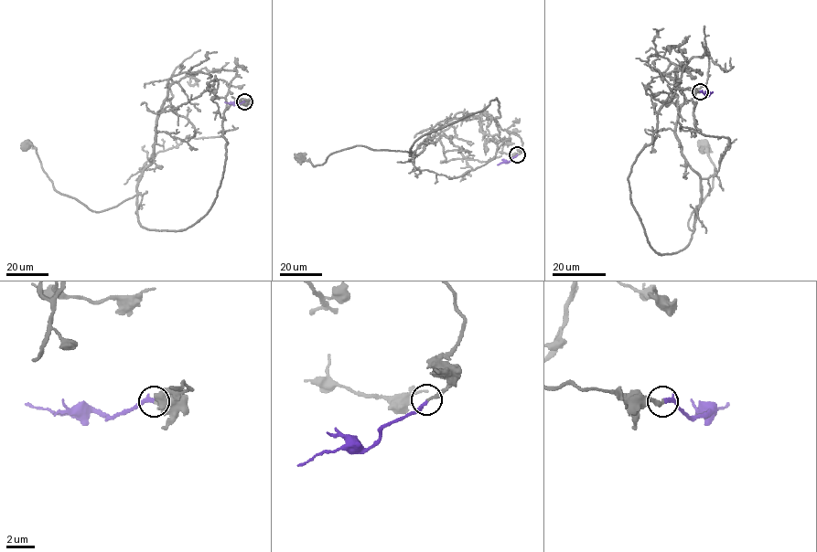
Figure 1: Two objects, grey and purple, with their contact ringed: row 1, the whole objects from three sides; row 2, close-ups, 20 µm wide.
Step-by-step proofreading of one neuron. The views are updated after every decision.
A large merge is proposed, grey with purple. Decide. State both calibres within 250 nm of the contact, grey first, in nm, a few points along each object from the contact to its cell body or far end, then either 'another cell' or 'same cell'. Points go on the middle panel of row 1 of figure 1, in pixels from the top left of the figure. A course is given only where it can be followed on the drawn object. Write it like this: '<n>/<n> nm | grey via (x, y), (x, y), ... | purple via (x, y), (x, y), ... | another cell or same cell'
240/280 nm | grey via (517, 154), (519, 136), (499, 125), (489, 135), (458, 112), (418, 154), (355, 145), (316, 166), (301, 157) | purple via (517, 154), (509, 161), (497, 164) | same cell

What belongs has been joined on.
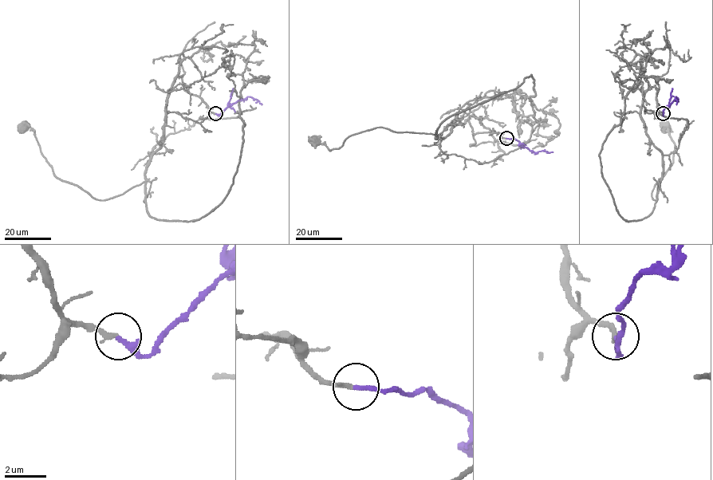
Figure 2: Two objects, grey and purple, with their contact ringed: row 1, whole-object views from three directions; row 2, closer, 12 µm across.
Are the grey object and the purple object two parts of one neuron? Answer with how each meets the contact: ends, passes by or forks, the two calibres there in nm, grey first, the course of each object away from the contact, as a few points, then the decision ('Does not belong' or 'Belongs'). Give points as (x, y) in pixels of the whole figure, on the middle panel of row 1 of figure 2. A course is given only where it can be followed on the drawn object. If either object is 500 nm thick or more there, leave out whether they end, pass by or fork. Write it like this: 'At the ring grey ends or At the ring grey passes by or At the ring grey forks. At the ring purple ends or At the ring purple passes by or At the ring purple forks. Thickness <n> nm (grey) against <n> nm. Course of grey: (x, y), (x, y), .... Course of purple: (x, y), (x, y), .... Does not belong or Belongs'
At the ring grey ends. At the ring purple ends. Thickness 240 nm (grey) against 240 nm. Course of grey: (506, 138), (474, 134), (456, 116), (445, 137), (375, 127), (332, 150), (315, 140). Course of purple: (506, 138), (517, 139), (536, 152), (553, 151). Belongs

